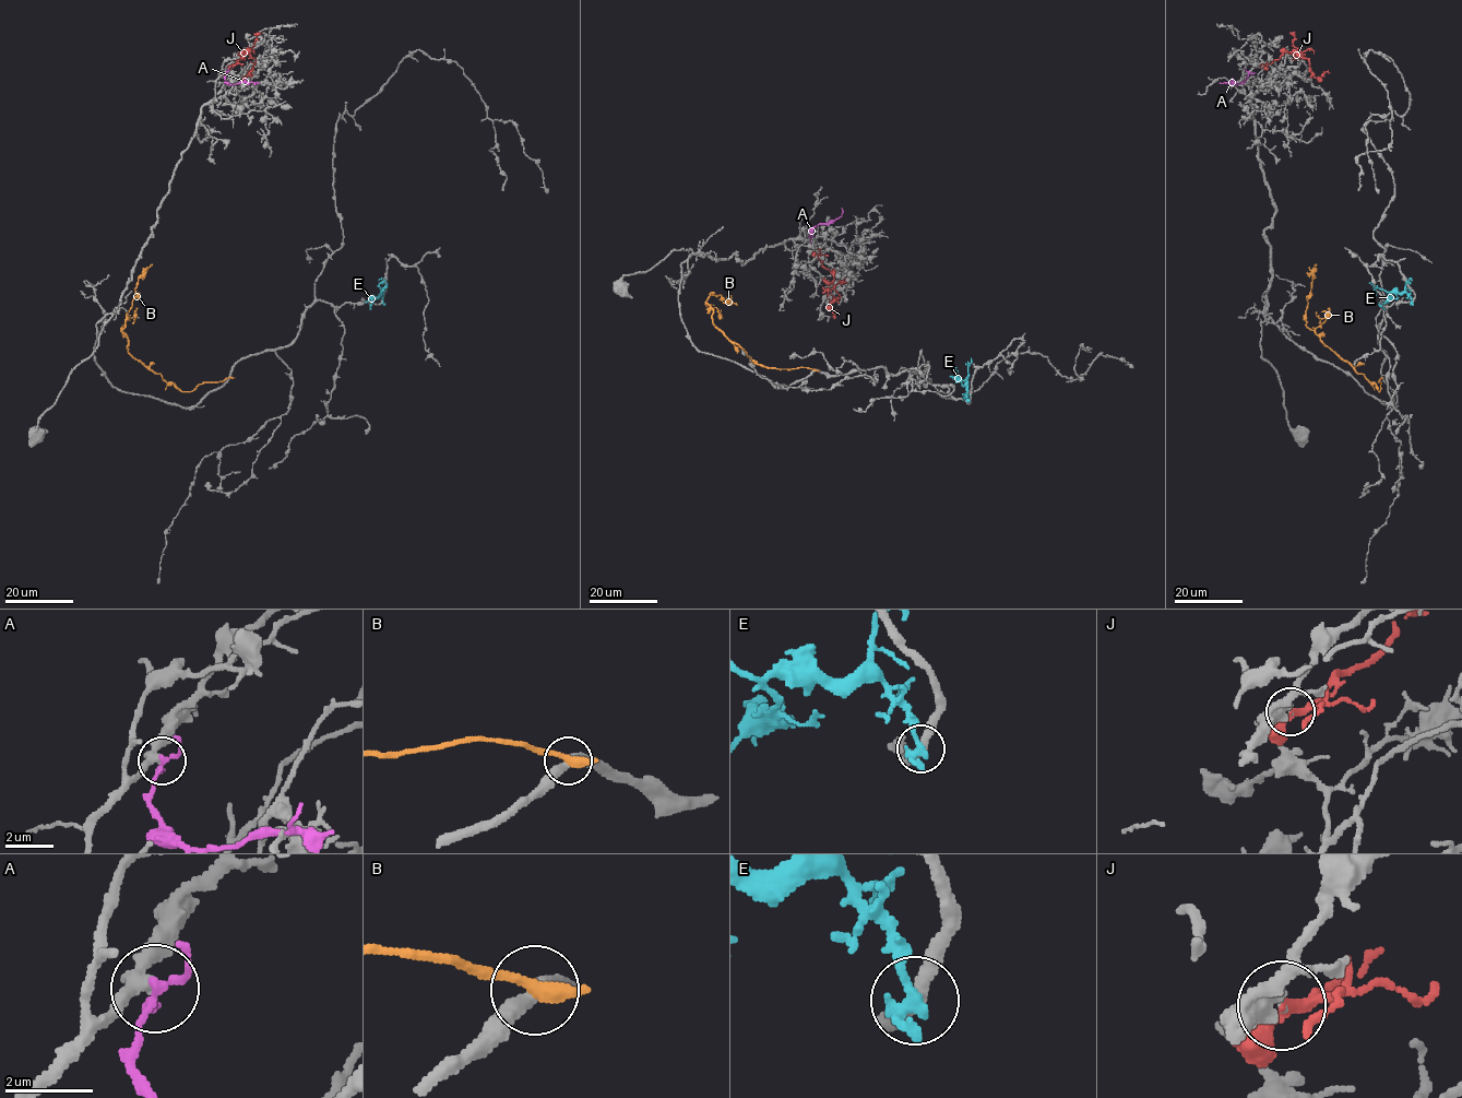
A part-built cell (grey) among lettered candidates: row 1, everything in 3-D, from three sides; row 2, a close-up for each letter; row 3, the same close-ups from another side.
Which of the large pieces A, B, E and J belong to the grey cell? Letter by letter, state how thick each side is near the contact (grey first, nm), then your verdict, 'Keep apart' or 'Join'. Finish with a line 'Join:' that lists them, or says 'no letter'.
A: Thickness 320 nm (grey) against 150 nm. Keep apart
B: Thickness 320 nm (grey) against 440 nm. Keep apart
E: Thickness 320 nm (grey) against 360 nm. Keep apart
J: Thickness 240 nm (grey) against 280 nm. Join
Join: J

